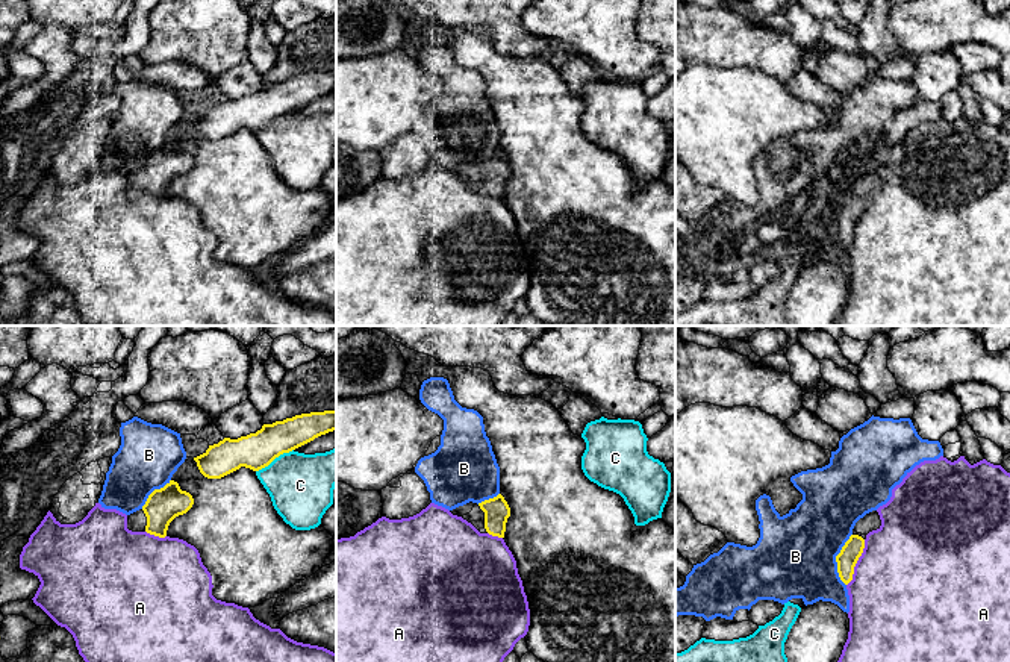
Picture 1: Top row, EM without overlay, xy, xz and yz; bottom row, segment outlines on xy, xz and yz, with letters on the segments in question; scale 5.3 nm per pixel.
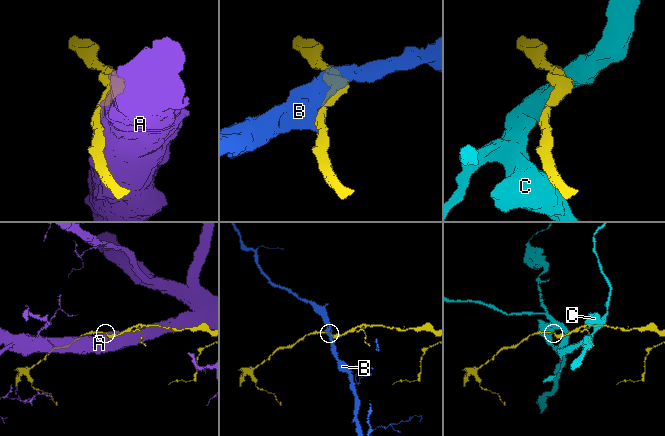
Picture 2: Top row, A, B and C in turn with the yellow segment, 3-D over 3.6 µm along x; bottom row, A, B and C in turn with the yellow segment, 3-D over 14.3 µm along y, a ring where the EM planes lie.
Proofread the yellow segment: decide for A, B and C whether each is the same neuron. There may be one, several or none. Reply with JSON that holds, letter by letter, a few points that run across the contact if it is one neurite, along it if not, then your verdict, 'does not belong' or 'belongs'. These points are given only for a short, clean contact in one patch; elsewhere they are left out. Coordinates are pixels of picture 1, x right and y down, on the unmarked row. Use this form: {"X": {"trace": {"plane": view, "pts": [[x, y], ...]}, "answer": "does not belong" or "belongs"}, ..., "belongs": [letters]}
{"A": {"answer": "does not belong"}, "B": {"answer": "does not belong"}, "C": {"answer": "does not belong"}, "belongs": []}

